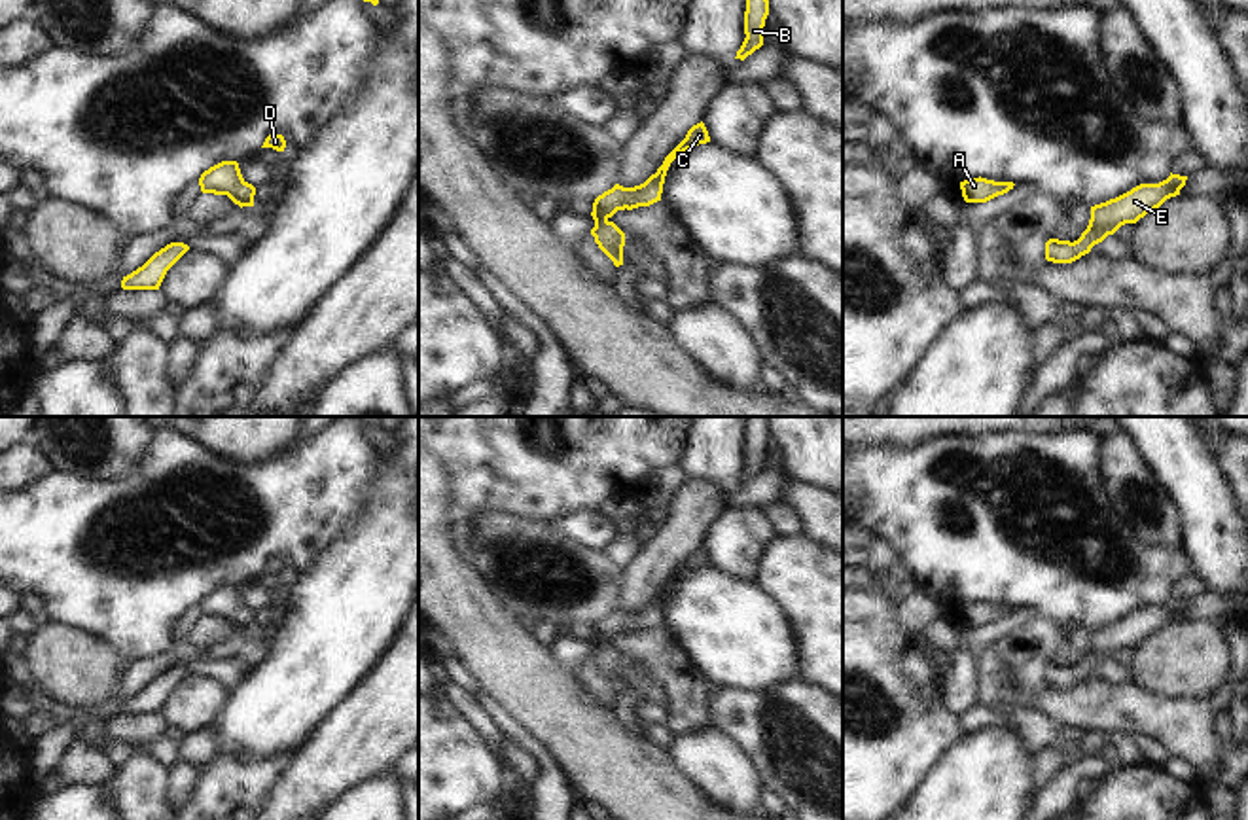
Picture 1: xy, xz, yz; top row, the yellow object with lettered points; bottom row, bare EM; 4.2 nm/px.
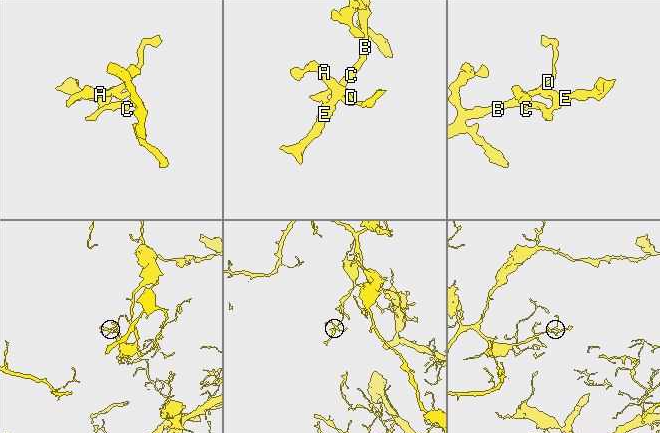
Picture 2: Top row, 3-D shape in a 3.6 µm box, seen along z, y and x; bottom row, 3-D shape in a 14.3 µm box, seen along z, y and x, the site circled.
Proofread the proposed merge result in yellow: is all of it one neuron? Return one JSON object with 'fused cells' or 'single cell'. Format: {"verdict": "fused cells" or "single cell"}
{"verdict": "single cell"}

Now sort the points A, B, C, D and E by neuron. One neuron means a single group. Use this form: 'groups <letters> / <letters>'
groups A B C D E

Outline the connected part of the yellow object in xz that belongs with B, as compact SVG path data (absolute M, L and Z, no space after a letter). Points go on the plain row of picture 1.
M746 417L746 436L744 436L744 466L737 475L735 483L744 485L756 473L763 470L765 443L769 439L767 417Z

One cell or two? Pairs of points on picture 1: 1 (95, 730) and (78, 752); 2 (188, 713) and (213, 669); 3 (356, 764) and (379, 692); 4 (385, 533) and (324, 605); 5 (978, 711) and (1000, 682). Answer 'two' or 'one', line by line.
1: two
2: two
3: one
4: one
5: two

